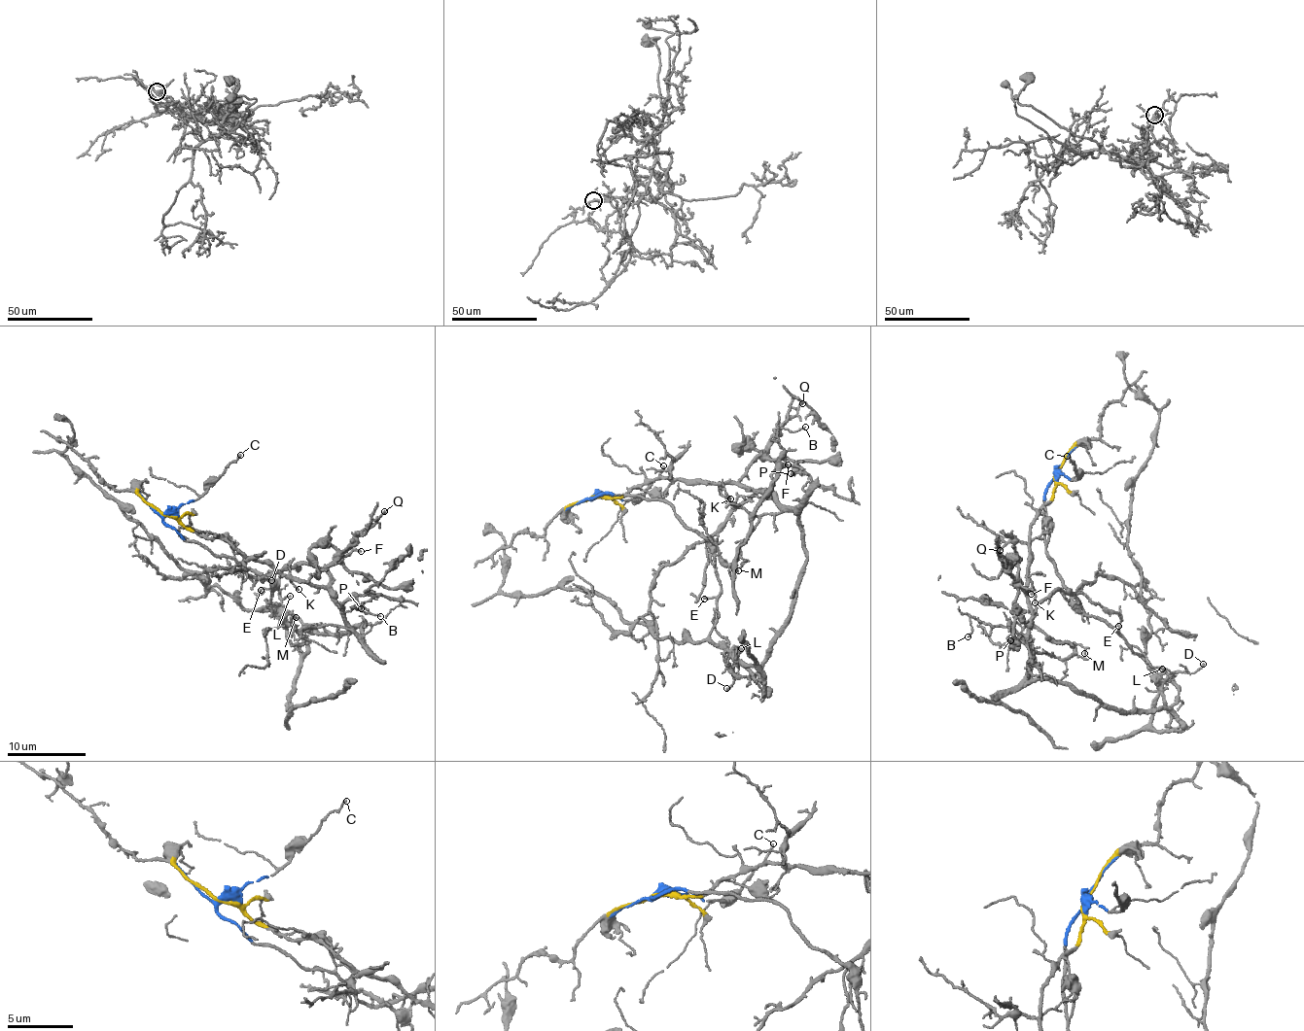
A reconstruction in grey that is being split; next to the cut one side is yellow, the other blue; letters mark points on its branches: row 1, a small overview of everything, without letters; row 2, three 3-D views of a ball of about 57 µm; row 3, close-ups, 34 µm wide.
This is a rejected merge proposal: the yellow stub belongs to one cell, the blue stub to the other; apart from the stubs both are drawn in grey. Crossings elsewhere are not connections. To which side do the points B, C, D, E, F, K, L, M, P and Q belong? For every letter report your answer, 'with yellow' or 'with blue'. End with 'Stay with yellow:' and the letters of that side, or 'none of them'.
B: with yellow
C: with blue
D: with blue
E: with blue
F: with yellow
K: with yellow
L: with blue
M: with yellow
P: with yellow
Q: with yellow
Stay with yellow: B, F, K, M, P, Q

